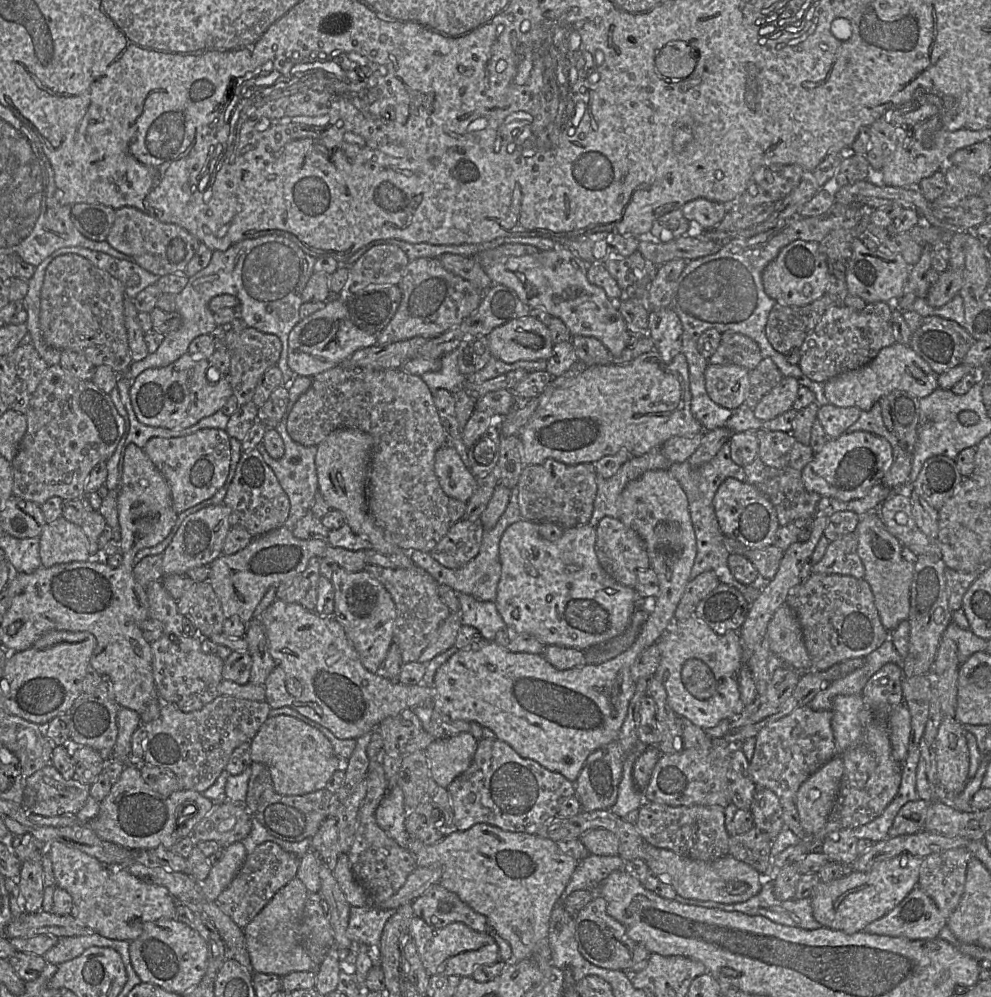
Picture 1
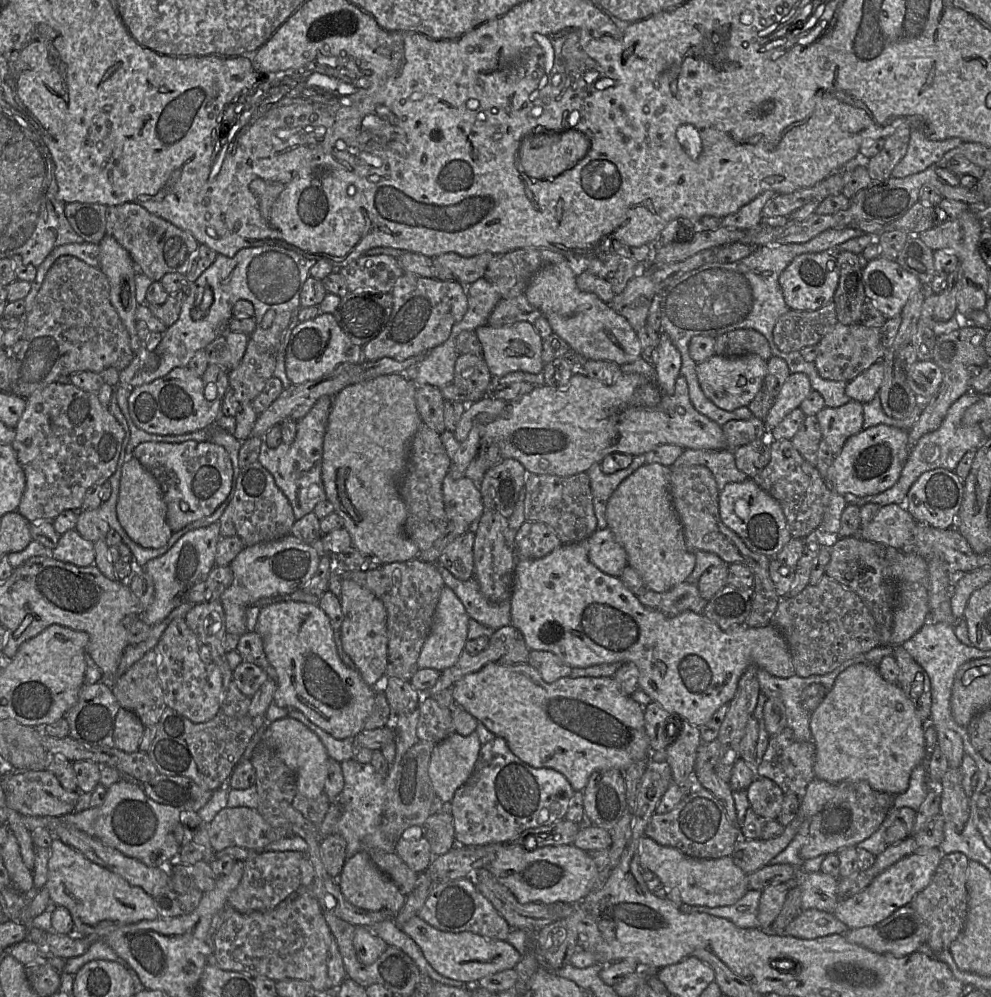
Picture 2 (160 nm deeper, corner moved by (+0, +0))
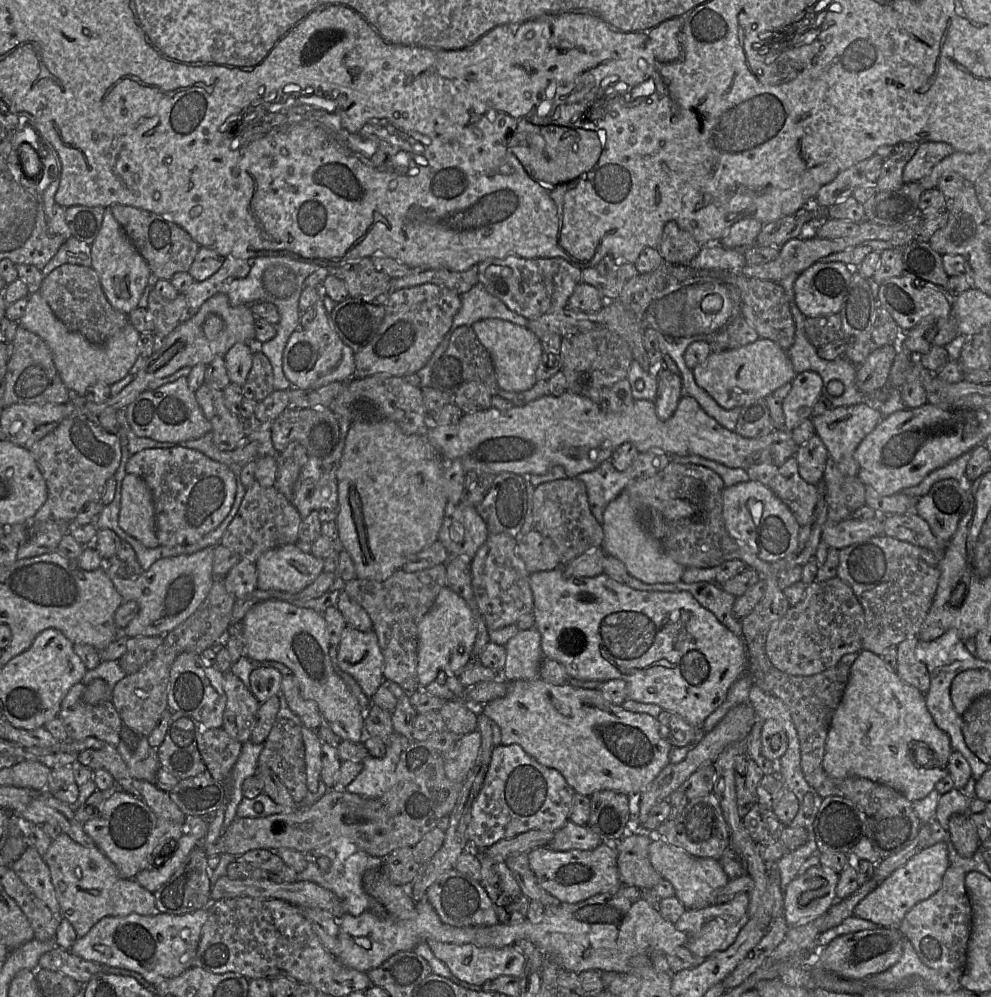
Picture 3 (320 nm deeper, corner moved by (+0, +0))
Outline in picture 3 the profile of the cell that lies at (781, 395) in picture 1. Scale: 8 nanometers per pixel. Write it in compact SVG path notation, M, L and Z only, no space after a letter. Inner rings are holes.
M814 371L796 374L791 382L792 387L783 400L785 415L784 430L792 431L804 419L811 419L813 406L822 396L823 381Z

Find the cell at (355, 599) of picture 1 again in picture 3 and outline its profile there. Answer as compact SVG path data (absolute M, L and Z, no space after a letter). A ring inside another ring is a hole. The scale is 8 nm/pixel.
M347 625L342 633L337 652L338 666L351 675L363 692L371 698L384 681L384 657L374 630L363 632Z

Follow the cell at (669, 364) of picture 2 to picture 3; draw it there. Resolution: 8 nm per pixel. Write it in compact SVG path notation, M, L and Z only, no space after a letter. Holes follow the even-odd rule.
M666 368L660 371L657 378L656 414L660 420L665 421L673 415L683 396L682 378Z

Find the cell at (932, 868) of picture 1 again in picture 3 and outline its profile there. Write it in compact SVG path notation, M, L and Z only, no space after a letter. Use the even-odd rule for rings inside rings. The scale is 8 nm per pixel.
M950 865L939 890L909 910L899 925L900 932L911 941L921 961L954 980L959 980L963 973L971 932L972 908L965 877L963 868Z

